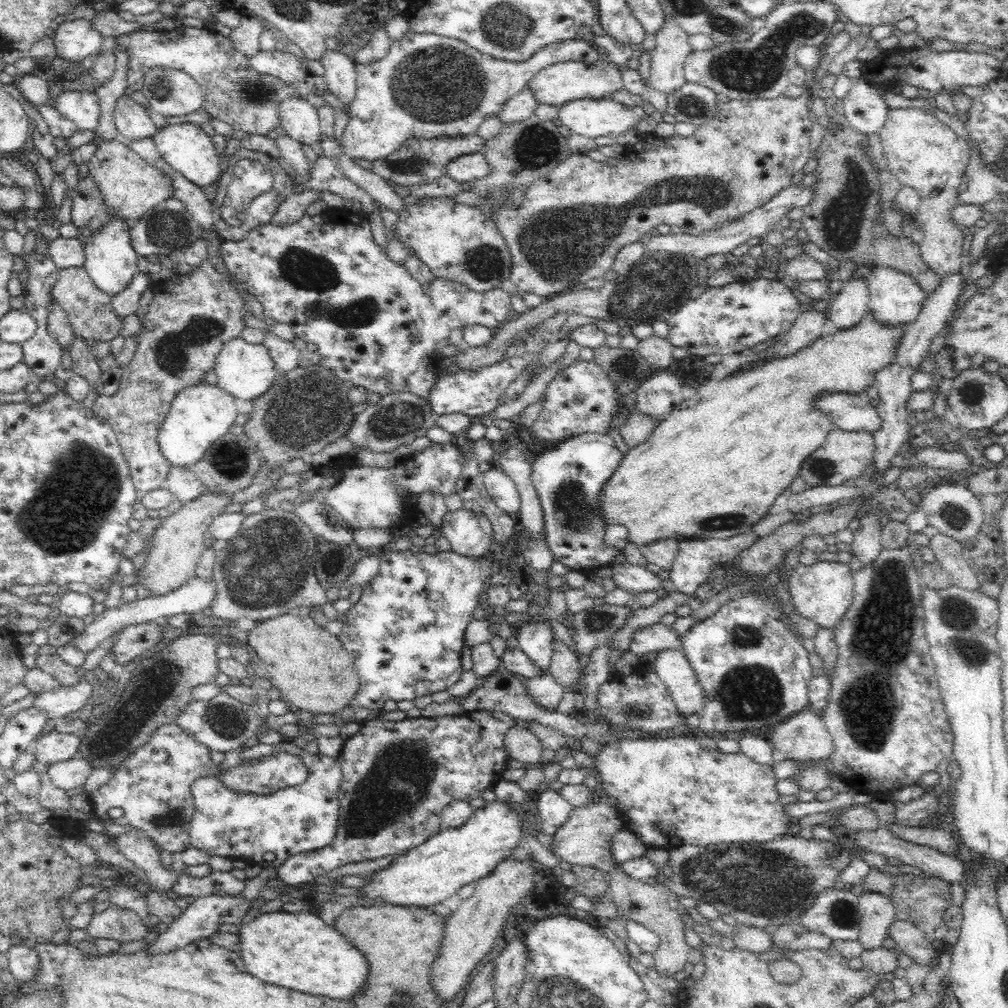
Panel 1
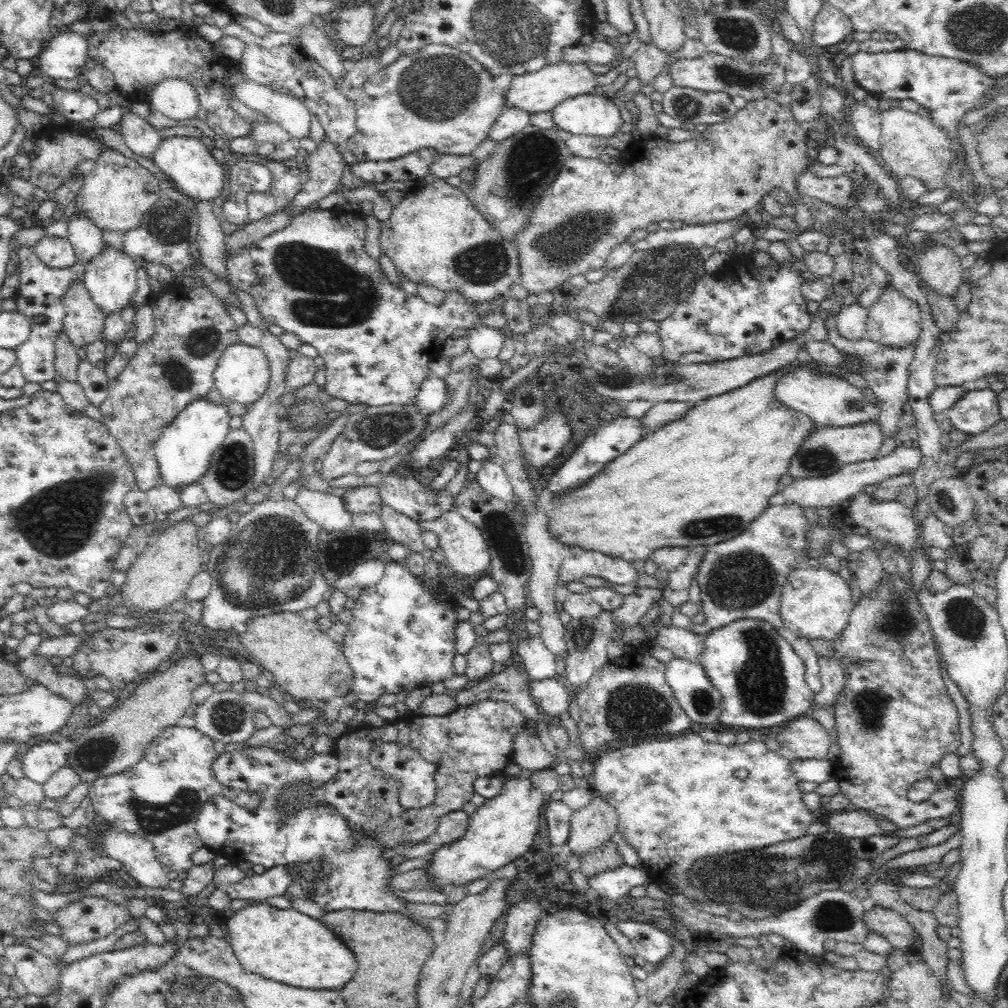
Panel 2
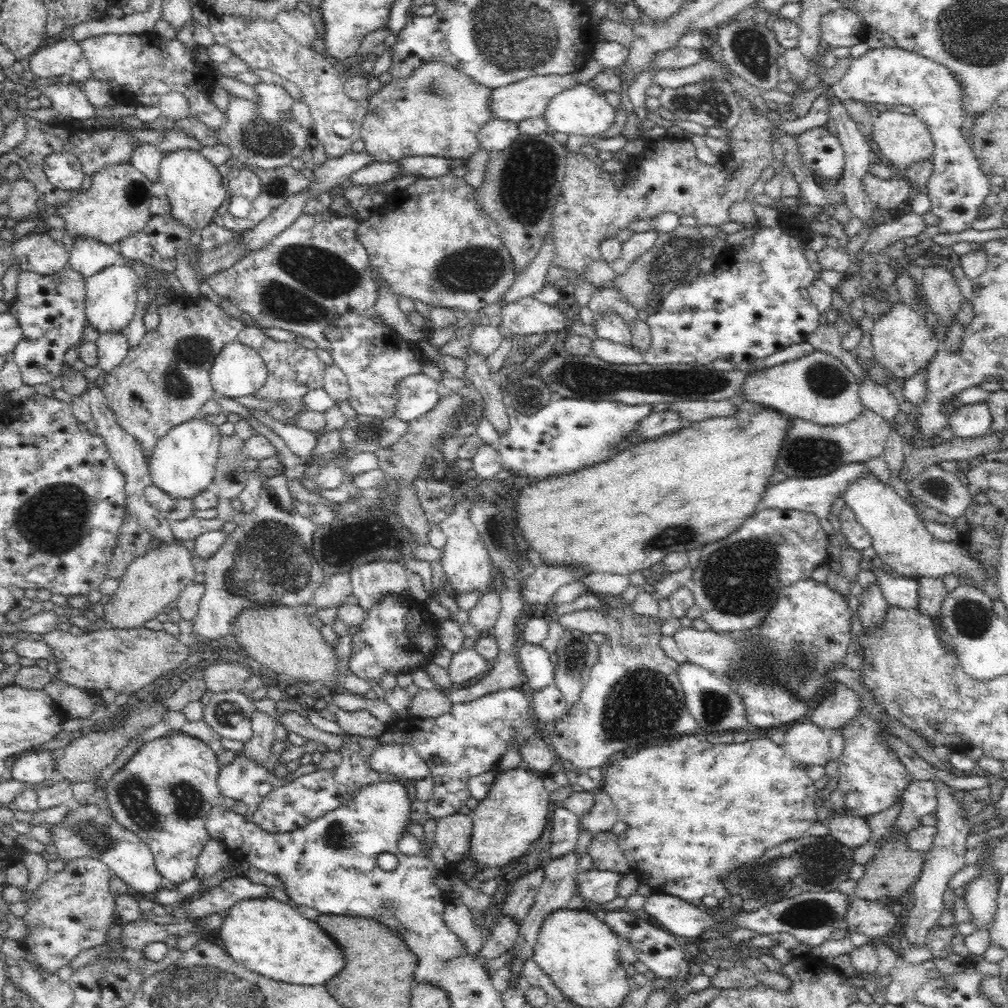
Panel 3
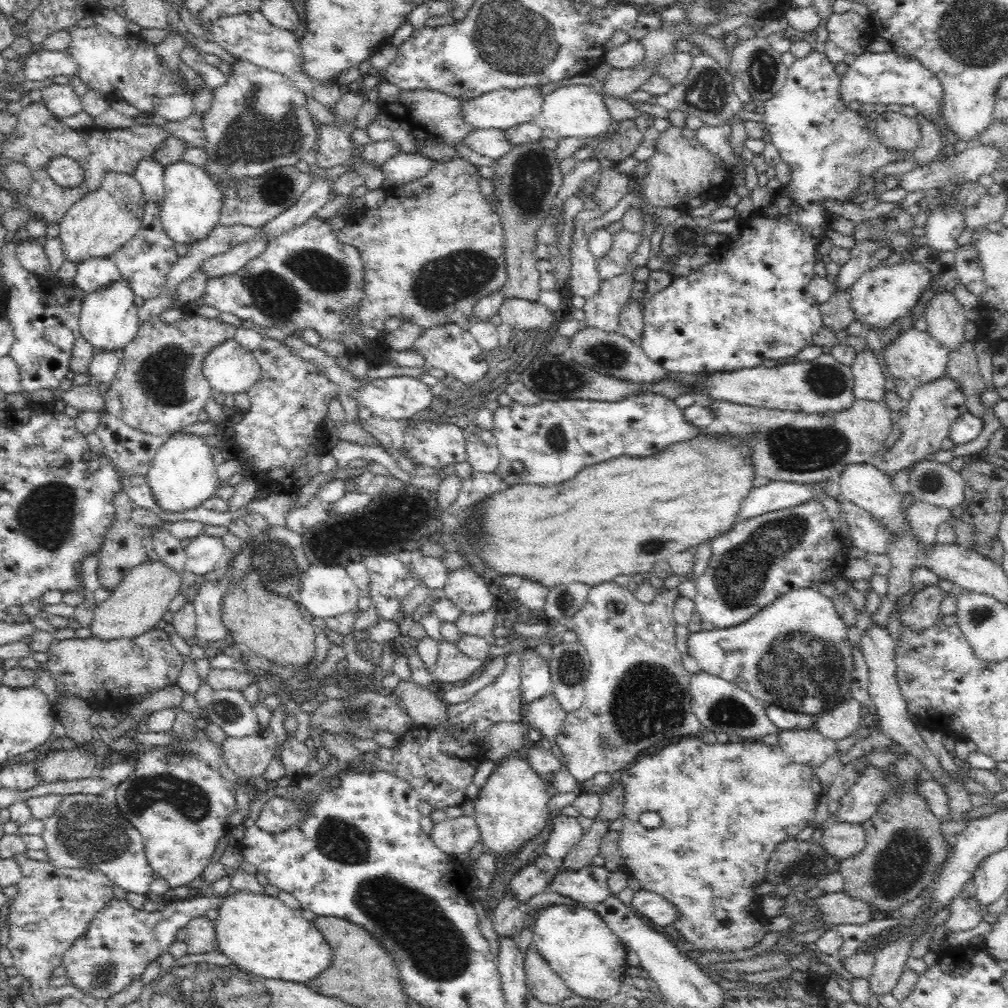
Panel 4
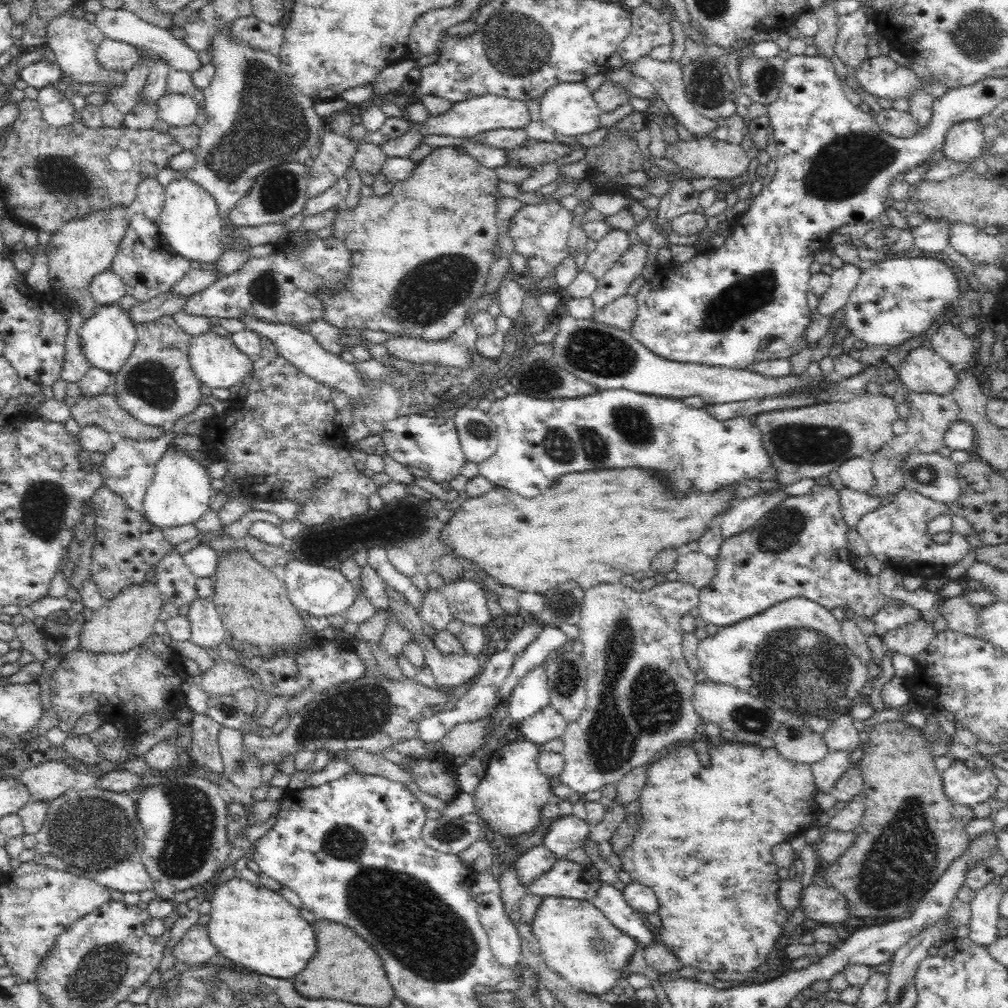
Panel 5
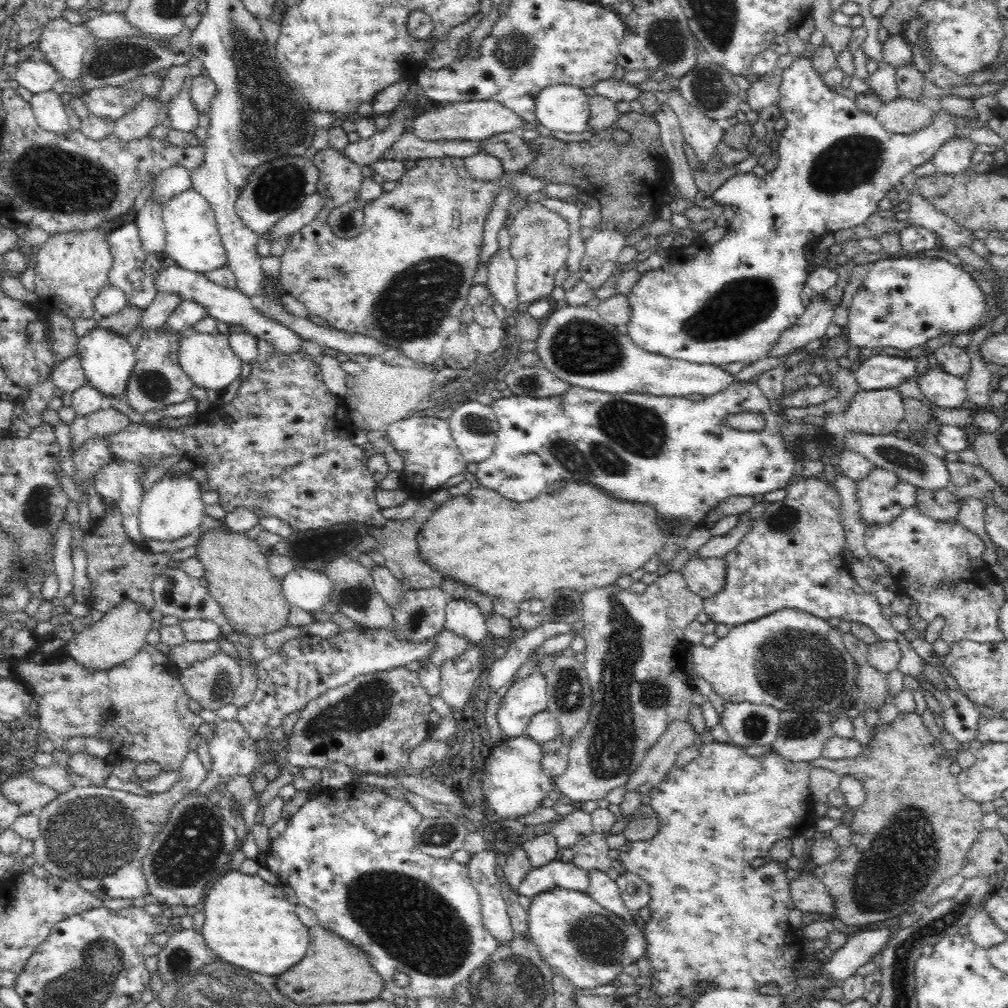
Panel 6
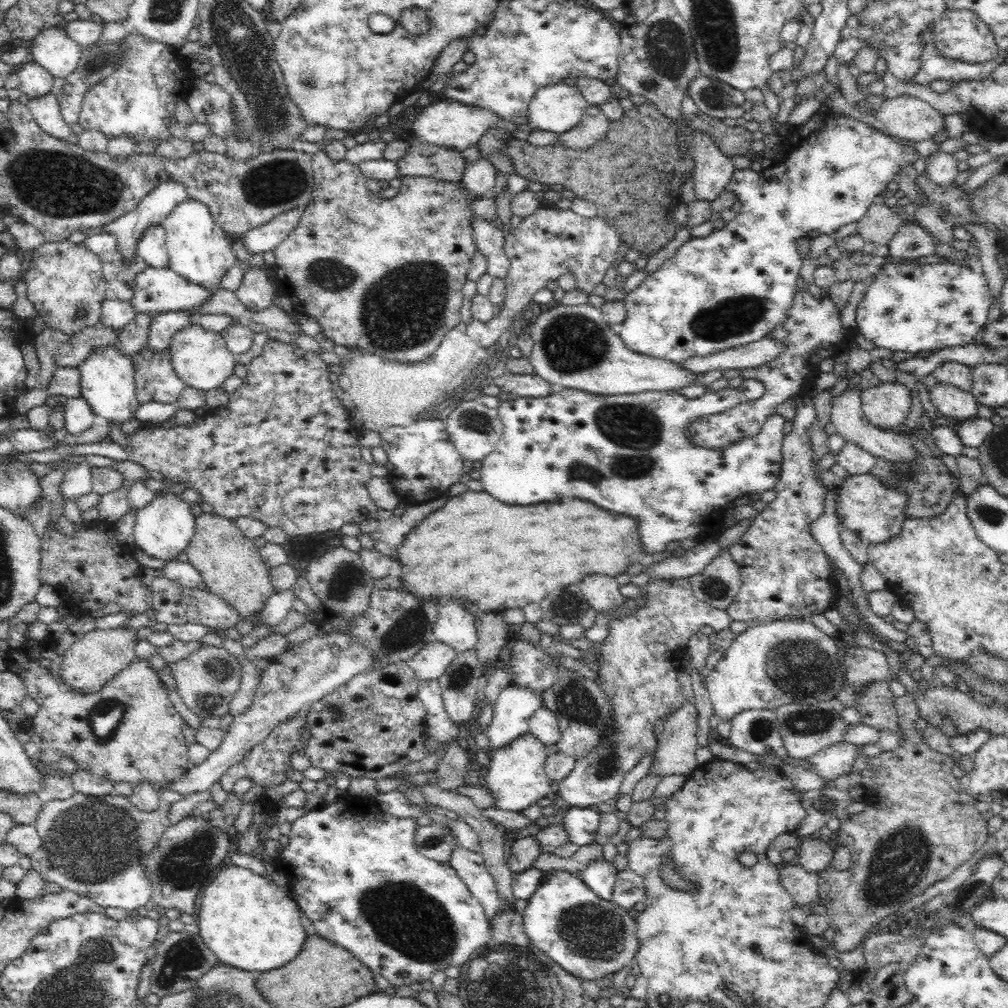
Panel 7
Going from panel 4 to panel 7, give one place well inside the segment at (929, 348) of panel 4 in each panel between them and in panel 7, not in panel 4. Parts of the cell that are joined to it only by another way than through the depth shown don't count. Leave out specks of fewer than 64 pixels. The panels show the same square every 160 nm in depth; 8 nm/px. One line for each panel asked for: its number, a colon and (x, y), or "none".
5: (923, 370)
6: (944, 391)
7: (950, 401)

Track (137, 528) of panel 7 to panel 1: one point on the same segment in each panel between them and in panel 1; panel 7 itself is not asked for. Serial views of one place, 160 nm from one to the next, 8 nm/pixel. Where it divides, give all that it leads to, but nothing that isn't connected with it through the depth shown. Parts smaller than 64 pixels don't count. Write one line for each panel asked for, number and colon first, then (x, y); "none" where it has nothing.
1: (199, 414)
2: (184, 448)
3: (183, 463)
4: (183, 474)
5: (180, 491)
6: (172, 507)

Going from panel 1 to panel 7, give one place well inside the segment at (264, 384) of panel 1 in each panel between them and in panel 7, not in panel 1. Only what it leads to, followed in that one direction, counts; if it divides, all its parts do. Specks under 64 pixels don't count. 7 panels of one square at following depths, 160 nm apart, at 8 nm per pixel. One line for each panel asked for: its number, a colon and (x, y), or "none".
2: (242, 376)
3: (238, 371)
4: (230, 369)
5: (217, 362)
6: (208, 359)
7: (201, 359)

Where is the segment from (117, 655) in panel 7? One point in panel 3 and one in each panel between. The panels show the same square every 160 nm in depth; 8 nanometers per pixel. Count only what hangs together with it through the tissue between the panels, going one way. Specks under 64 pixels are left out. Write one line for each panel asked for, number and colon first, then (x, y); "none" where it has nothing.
3: (151, 584)
4: (143, 597)
5: (126, 621)
6: (122, 631)

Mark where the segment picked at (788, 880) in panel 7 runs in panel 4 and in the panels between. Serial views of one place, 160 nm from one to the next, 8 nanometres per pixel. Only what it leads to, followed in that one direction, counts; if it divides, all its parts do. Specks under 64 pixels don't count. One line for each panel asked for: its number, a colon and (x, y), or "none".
4: (837, 908)
5: (824, 905)
6: (809, 895)

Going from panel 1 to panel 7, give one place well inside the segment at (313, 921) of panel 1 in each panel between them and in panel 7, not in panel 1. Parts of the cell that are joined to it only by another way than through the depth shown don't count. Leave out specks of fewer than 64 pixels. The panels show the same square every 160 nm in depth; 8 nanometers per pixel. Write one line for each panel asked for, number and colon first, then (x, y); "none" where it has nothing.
2: (283, 945)
3: (266, 936)
4: (264, 937)
5: (256, 928)
6: (248, 923)
7: (248, 922)

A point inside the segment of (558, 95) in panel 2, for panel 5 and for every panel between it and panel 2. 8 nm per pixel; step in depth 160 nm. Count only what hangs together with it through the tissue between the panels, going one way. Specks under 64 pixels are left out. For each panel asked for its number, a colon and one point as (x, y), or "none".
3: (525, 99)
4: (505, 108)
5: (469, 118)

